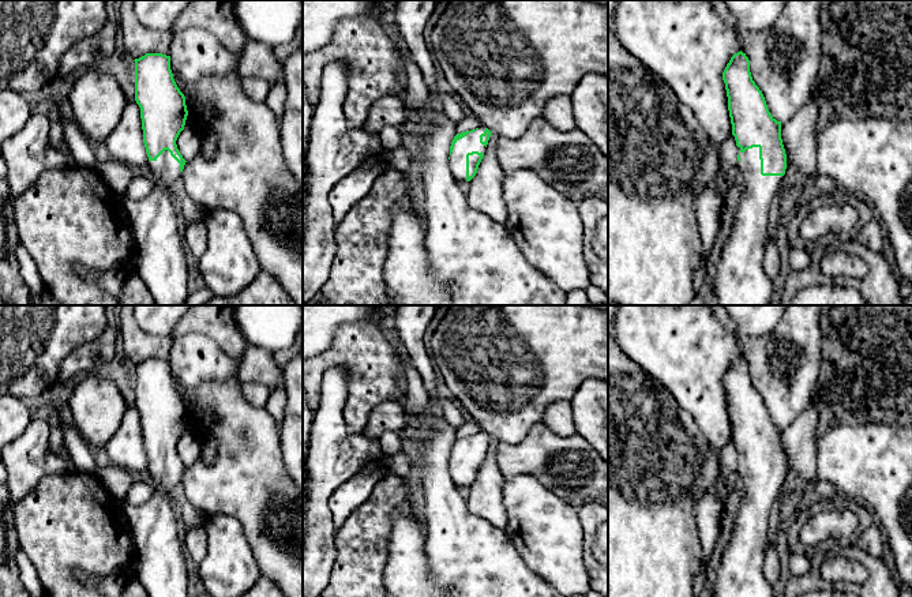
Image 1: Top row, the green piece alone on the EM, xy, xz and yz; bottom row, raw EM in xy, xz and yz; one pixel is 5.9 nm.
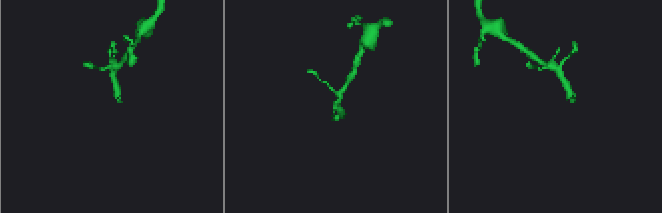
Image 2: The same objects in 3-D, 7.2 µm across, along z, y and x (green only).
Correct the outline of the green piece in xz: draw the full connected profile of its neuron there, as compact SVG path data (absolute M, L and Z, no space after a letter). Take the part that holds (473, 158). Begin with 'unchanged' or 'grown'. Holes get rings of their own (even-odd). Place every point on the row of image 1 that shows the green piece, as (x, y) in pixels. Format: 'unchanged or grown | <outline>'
grown | M480 127L457 134L450 146L450 169L457 181L470 181L484 157L491 131Z

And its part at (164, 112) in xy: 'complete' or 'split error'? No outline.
split error

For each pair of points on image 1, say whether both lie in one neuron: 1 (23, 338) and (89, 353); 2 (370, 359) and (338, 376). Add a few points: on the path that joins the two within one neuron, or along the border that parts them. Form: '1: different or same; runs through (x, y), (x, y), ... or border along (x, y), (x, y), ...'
1: different; border along (102, 331), (77, 346), (63, 361), (57, 376)
2: different; border along (327, 367), (342, 367), (346, 372), (345, 404)

